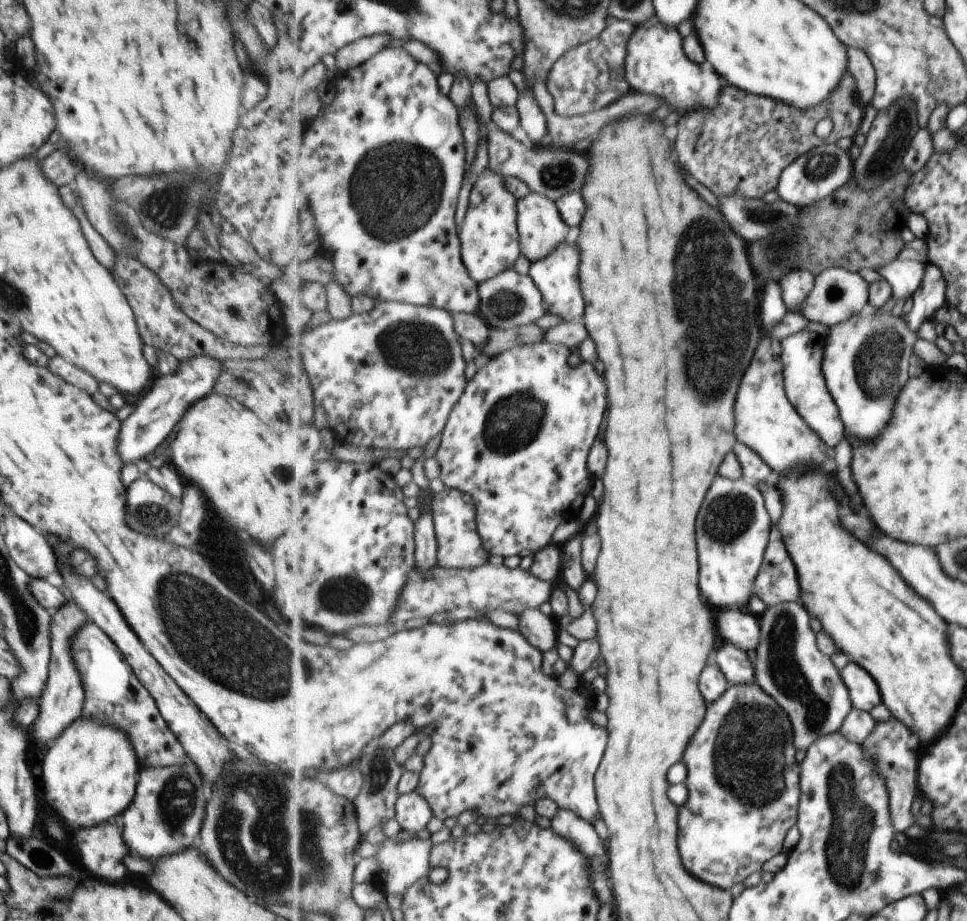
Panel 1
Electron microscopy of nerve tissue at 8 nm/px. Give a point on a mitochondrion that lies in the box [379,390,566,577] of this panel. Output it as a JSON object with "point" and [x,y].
{"point":[512,423]}

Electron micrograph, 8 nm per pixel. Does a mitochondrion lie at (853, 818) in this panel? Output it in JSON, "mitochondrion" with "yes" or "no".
{"mitochondrion":"yes"}

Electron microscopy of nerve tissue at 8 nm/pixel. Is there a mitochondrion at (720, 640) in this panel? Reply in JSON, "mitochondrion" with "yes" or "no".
{"mitochondrion":"no"}

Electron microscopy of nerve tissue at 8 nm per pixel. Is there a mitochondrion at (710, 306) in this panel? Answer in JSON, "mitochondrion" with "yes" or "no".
{"mitochondrion":"yes"}

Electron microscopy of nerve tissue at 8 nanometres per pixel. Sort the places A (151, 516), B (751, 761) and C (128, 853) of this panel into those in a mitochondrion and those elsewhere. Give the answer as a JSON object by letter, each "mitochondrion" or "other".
{"A":"mitochondrion","B":"mitochondrion","C":"other"}

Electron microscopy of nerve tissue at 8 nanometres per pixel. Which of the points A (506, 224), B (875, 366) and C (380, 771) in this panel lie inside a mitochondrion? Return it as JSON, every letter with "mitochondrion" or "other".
{"A":"other","B":"mitochondrion","C":"mitochondrion"}

